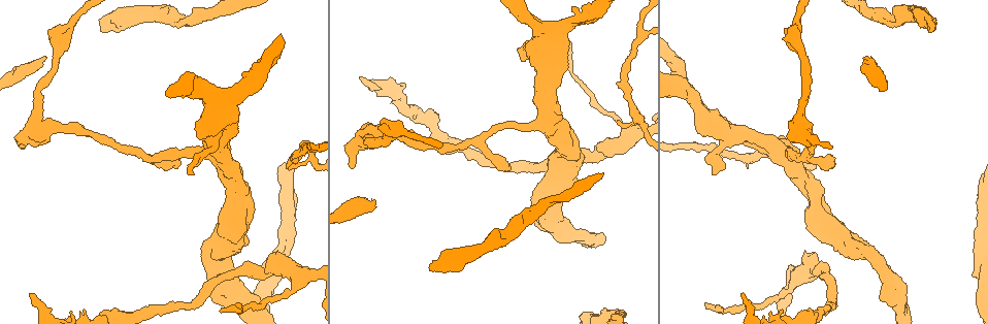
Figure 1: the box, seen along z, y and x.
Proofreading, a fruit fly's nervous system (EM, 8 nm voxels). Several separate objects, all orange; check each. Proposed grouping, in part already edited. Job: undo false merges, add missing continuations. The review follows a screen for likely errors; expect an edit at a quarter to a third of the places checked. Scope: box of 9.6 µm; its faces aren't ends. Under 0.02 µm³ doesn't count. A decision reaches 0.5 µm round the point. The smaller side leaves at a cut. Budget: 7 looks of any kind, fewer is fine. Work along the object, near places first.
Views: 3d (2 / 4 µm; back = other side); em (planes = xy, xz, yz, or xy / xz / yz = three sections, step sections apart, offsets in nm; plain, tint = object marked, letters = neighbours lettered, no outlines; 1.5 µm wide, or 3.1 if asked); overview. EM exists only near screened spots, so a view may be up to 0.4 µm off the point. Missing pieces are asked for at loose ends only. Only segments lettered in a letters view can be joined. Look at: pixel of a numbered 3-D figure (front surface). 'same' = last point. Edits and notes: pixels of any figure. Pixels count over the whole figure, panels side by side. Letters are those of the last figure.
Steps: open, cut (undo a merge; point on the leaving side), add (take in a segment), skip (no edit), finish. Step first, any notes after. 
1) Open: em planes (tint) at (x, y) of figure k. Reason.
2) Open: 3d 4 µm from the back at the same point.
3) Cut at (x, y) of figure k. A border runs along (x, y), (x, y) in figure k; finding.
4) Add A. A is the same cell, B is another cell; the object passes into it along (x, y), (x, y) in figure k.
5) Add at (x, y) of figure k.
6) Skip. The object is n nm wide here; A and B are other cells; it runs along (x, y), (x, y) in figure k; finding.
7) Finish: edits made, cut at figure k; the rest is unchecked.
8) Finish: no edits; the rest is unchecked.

Open: em planes (plain) at (919, 18) of figure 1.

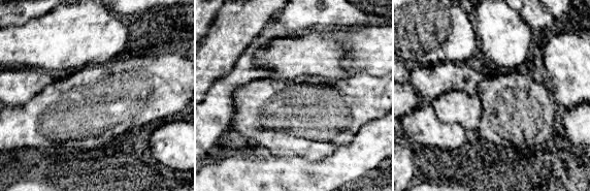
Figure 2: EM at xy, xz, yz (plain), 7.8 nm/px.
Open: em planes (letters) at the same point. What lies round it.

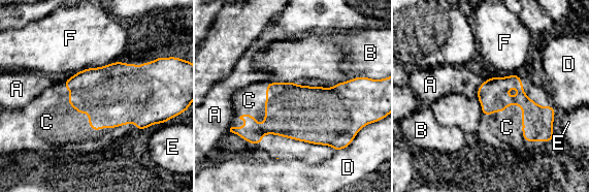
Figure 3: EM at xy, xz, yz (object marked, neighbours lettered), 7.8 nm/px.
Add C. The object is 440 nm wide here; the longest contact is with C, 400 nm; C is the same cell, A, B, D, E and F are other cells; the cell continues.

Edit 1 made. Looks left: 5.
Open: 3d 4 µm at (866, 61) of figure 1. An open end.

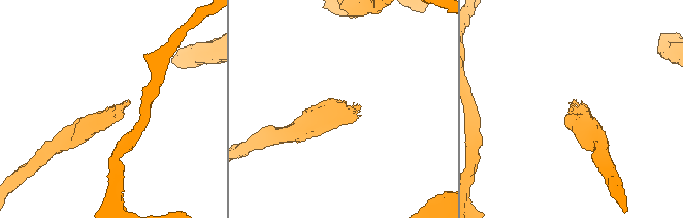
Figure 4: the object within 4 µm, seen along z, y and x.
Open: em planes (letters) at (125, 103) of figure 4.

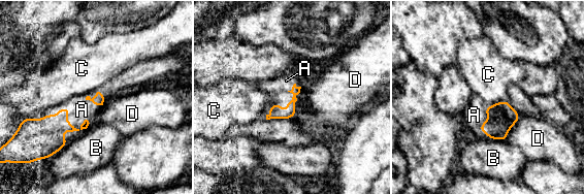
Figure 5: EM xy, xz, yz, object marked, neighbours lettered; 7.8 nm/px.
Add A. A is the same cell, B, C and D are other cells; the object passes into it along (46, 130), (67, 106), (82, 109) in figure 5; the cell continues.

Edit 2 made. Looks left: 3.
Open: em yz step 4 (plain) at (808, 156) of figure 1. Three arms meet.

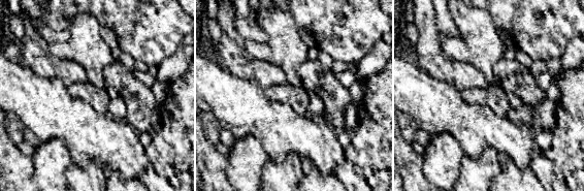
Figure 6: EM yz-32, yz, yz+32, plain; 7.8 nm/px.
Open: em yz step 4 (letters) at the same point.

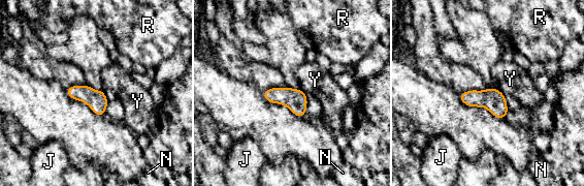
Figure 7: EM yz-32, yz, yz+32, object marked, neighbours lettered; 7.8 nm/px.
Skip. J, N, R and Y are other cells; a border runs along (494, 87), (505, 96) in figure 7; all the same cell.

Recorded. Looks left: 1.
Finish: edits made, add at figure 3, add at figure 5; the rest is unchecked.

